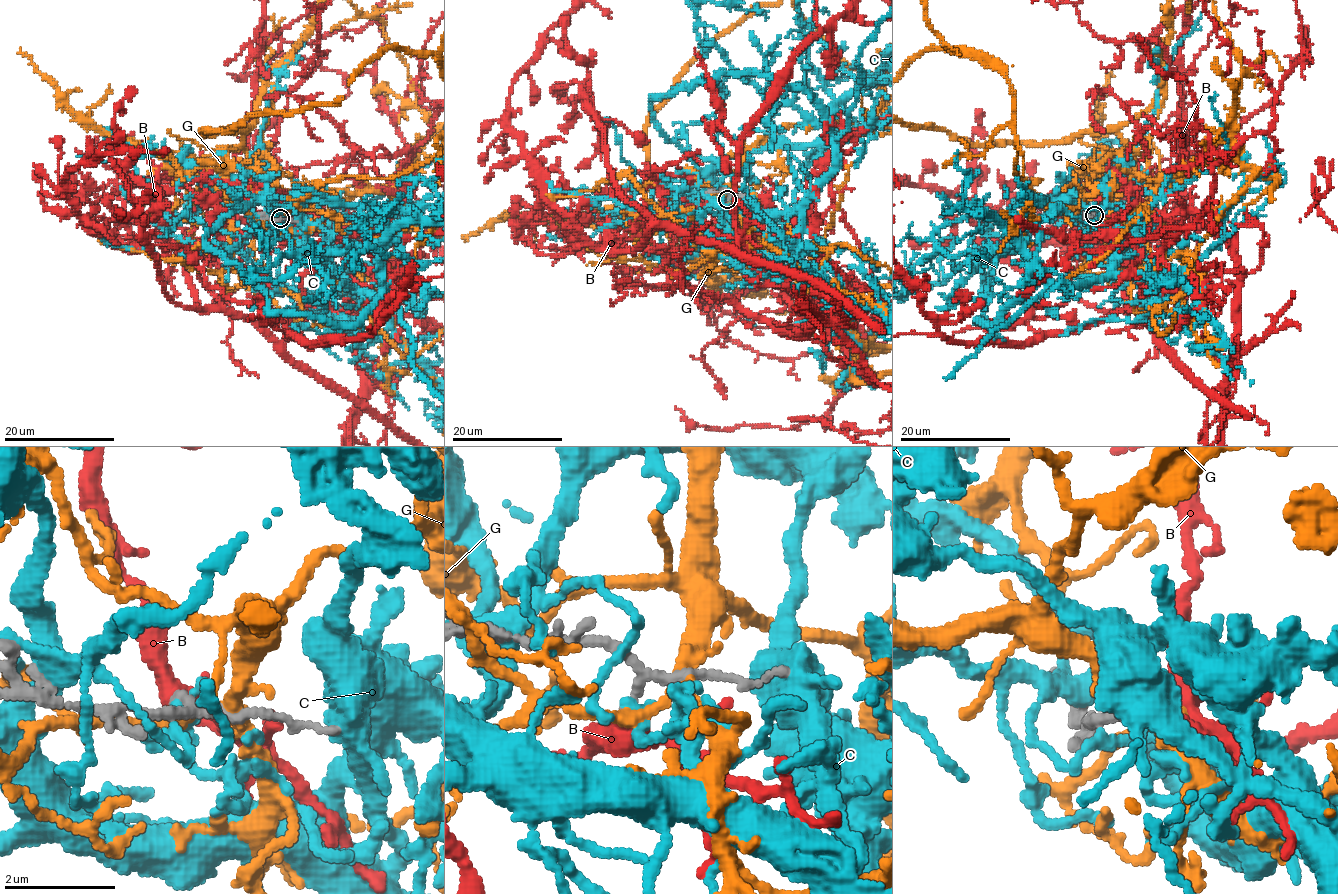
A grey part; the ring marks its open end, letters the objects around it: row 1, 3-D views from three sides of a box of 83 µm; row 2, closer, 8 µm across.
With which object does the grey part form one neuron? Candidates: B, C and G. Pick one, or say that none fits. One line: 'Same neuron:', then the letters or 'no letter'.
Same neuron: B

